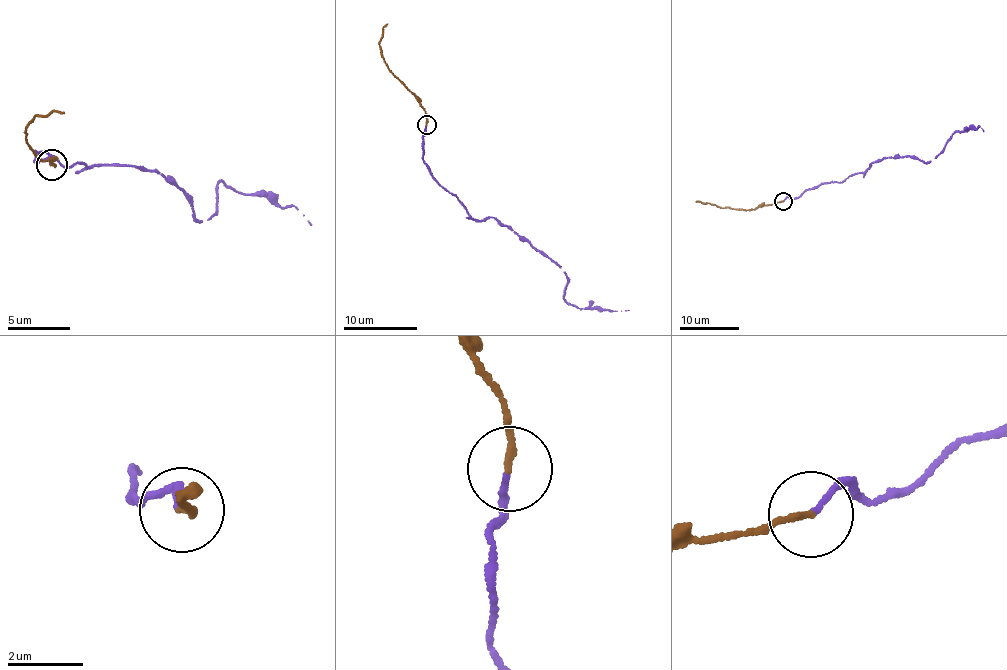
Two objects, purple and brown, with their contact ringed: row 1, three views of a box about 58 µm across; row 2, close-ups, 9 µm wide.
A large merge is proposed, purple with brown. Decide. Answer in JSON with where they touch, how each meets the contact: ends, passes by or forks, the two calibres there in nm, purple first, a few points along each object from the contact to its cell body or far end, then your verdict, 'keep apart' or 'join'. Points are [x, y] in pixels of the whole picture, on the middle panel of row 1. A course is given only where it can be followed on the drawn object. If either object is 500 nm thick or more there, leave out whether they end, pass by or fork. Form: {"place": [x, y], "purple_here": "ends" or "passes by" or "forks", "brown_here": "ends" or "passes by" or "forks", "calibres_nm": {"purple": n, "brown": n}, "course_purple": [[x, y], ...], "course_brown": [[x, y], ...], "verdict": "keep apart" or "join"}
{"place": [426, 124], "purple_here": "ends", "brown_here": "ends", "calibres_nm": {"purple": 140, "brown": 170}, "course_purple": [[426, 124], [422, 147], [430, 174], [472, 218], [496, 218], [555, 261], [567, 279], [570, 304], [629, 311]], "course_brown": [[426, 124], [425, 110], [384, 61], [379, 40], [387, 23]], "verdict": "keep apart"}

